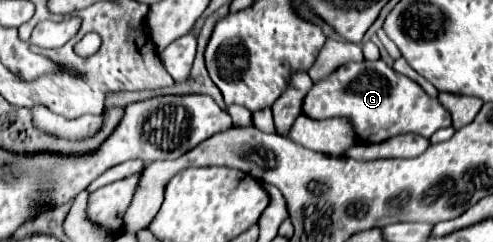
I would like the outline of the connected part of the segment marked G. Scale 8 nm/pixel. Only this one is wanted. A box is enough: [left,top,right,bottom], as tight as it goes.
[303,62,453,144]

